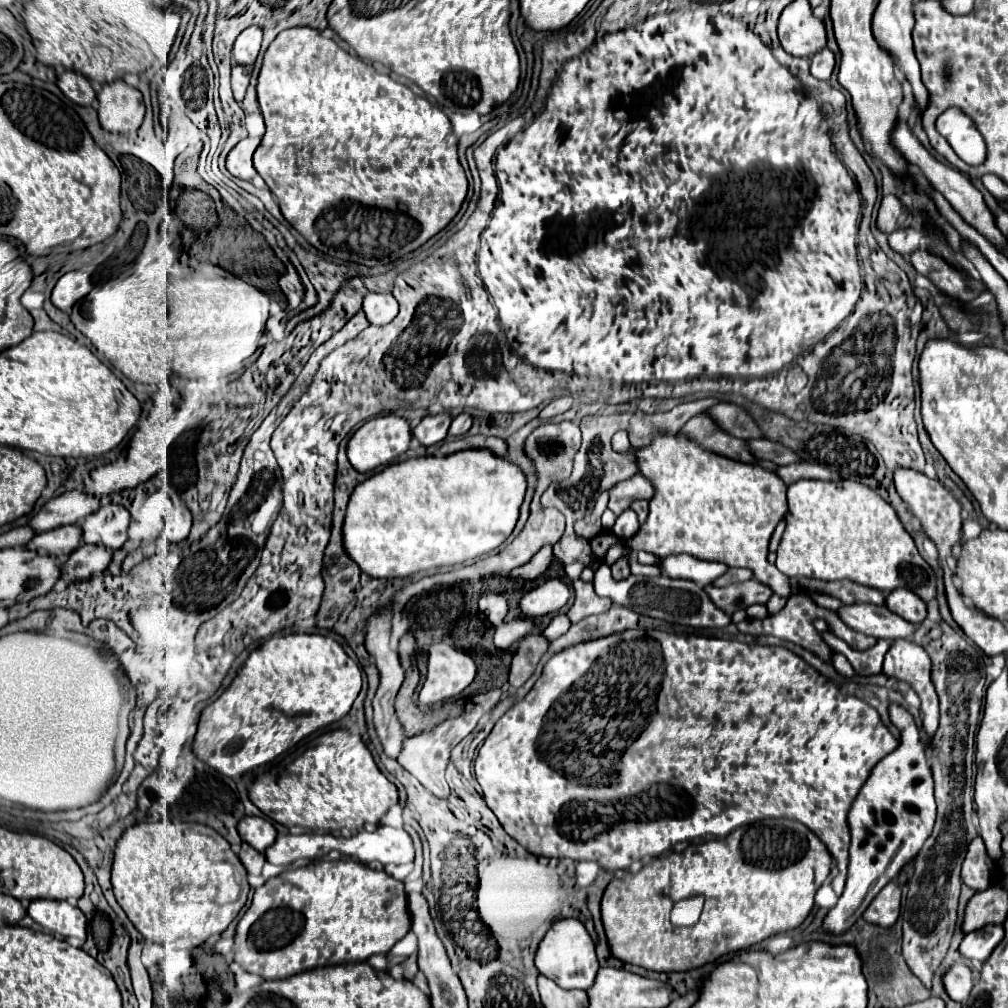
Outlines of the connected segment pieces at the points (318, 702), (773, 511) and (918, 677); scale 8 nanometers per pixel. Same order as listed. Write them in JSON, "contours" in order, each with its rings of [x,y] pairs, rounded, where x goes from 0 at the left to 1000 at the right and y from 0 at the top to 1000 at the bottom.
{"contours":[[[[298,628],[270,632],[248,648],[230,680],[200,705],[192,749],[224,771],[238,771],[345,709],[357,684],[359,666],[335,636]]],[[[655,432],[645,443],[633,447],[631,453],[635,469],[651,483],[645,495],[643,515],[629,533],[619,537],[607,533],[607,527],[597,527],[587,533],[585,543],[591,555],[597,557],[609,541],[619,541],[627,547],[643,547],[655,555],[683,549],[696,557],[742,563],[748,566],[748,572],[764,580],[770,590],[778,594],[784,592],[784,574],[760,557],[762,537],[782,507],[780,479],[770,469],[702,449],[690,439],[671,432]]],[[[891,634],[883,640],[877,652],[877,670],[899,676],[915,695],[915,717],[921,729],[931,721],[931,689],[923,676],[923,652],[907,636]]]]}

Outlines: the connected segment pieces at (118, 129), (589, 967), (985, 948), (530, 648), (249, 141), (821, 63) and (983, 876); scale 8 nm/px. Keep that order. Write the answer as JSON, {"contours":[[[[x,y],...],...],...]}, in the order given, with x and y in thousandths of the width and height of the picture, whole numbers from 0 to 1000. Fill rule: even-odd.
{"contours":[[[[121,78],[105,82],[97,92],[99,124],[109,132],[129,132],[141,124],[143,100],[141,92]]],[[[556,912],[546,920],[532,943],[532,959],[536,967],[546,969],[558,981],[585,981],[595,961],[589,945],[589,934],[573,912]]],[[[978,918],[966,926],[960,926],[952,936],[952,947],[960,953],[978,953],[986,939],[994,934],[996,922],[992,918]]],[[[522,630],[516,636],[516,644],[508,654],[508,664],[506,664],[506,674],[504,674],[504,678],[510,684],[518,682],[528,672],[542,644],[544,644],[544,636],[538,630]]],[[[244,136],[240,138],[224,156],[224,168],[236,176],[236,178],[250,178],[254,174],[254,168],[250,166],[250,152],[252,148],[256,146],[258,138],[252,138],[252,136]]],[[[819,47],[815,51],[812,51],[808,57],[806,57],[806,63],[804,63],[804,72],[806,76],[813,78],[813,80],[821,80],[825,70],[827,70],[827,64],[829,64],[829,59],[827,59],[827,53]]],[[[968,830],[964,834],[964,838],[960,840],[954,857],[954,874],[966,884],[980,882],[986,872],[986,858],[984,858],[980,846],[976,850],[976,844],[978,844],[978,840],[974,838],[974,832]]]]}

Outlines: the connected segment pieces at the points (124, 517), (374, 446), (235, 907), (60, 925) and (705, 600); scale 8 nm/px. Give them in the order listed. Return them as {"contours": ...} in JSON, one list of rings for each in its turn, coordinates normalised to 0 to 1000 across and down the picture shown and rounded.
{"contours":[[[[103,497],[101,505],[85,513],[81,523],[83,539],[105,541],[107,545],[119,545],[127,535],[127,523],[131,519],[131,511],[123,501],[113,501]]],[[[379,412],[379,414],[373,414],[373,416],[367,416],[363,418],[351,432],[349,436],[345,438],[345,455],[349,459],[349,463],[357,469],[363,469],[363,467],[371,467],[379,461],[385,461],[387,457],[391,457],[393,453],[401,451],[407,443],[407,424],[405,424],[405,418],[399,416],[399,414],[393,414],[393,412]]],[[[167,813],[157,814],[157,816],[137,816],[133,820],[127,820],[121,830],[115,836],[113,842],[113,858],[111,858],[111,880],[113,880],[113,888],[117,898],[123,902],[123,906],[127,908],[127,912],[133,916],[133,920],[149,934],[159,936],[159,938],[173,938],[173,939],[181,939],[181,941],[192,941],[200,936],[204,936],[208,930],[216,930],[224,924],[224,920],[236,910],[238,902],[244,898],[246,894],[246,884],[248,878],[244,874],[244,862],[240,858],[240,854],[236,852],[236,848],[228,842],[228,836],[212,822],[208,822],[206,818],[198,818],[198,816],[171,816]]],[[[36,892],[28,900],[28,908],[38,918],[42,918],[62,930],[77,930],[81,934],[85,934],[85,930],[87,930],[85,908],[77,900],[69,898],[67,894]]],[[[595,561],[589,568],[589,584],[595,592],[605,592],[613,600],[621,600],[623,604],[629,604],[631,608],[637,608],[641,612],[657,614],[663,618],[675,618],[685,622],[720,622],[724,620],[724,612],[712,604],[696,580],[681,574],[665,574],[665,572],[637,572],[637,570],[625,570],[623,574],[609,576],[605,570],[605,561]]]]}

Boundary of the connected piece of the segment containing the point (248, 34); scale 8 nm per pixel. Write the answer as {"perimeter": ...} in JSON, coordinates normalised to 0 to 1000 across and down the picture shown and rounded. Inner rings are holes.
{"perimeter":[[[256,27],[242,29],[234,37],[232,51],[230,51],[234,63],[238,63],[238,64],[250,64],[254,61],[254,57],[256,57],[258,43],[260,43],[260,29],[256,29]]]}

